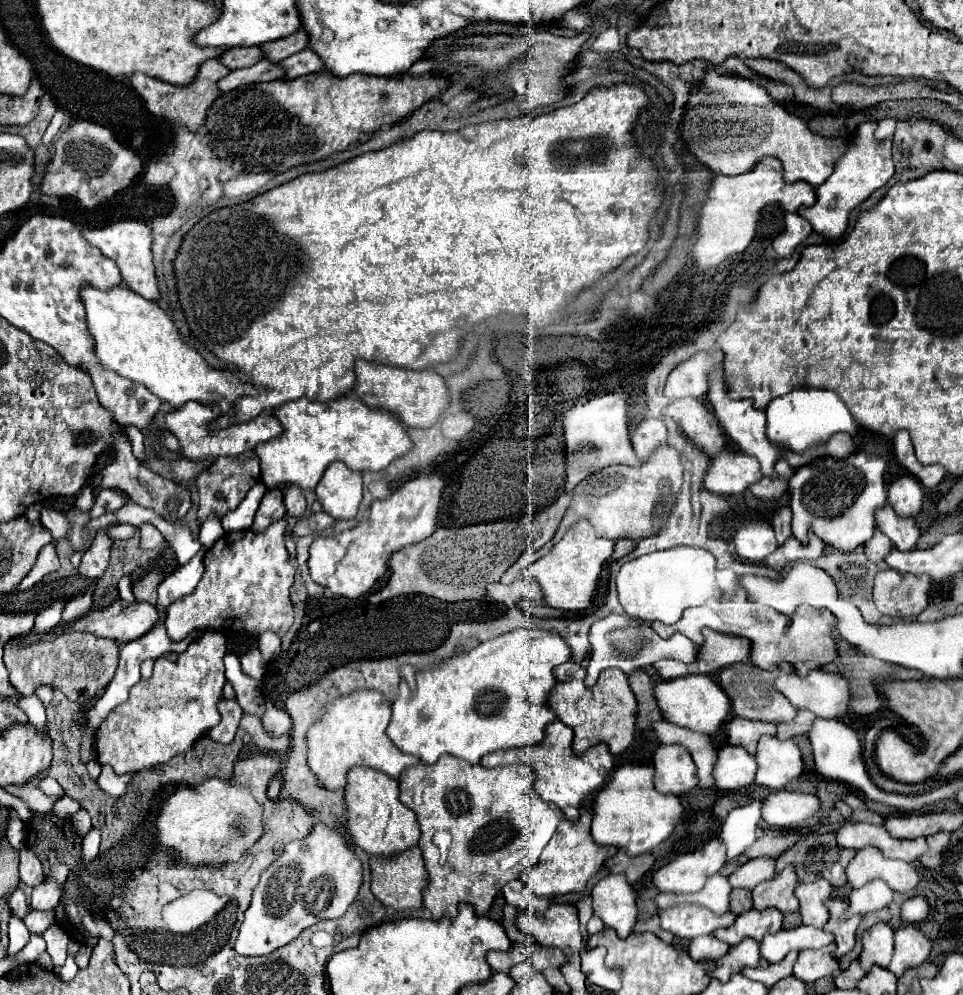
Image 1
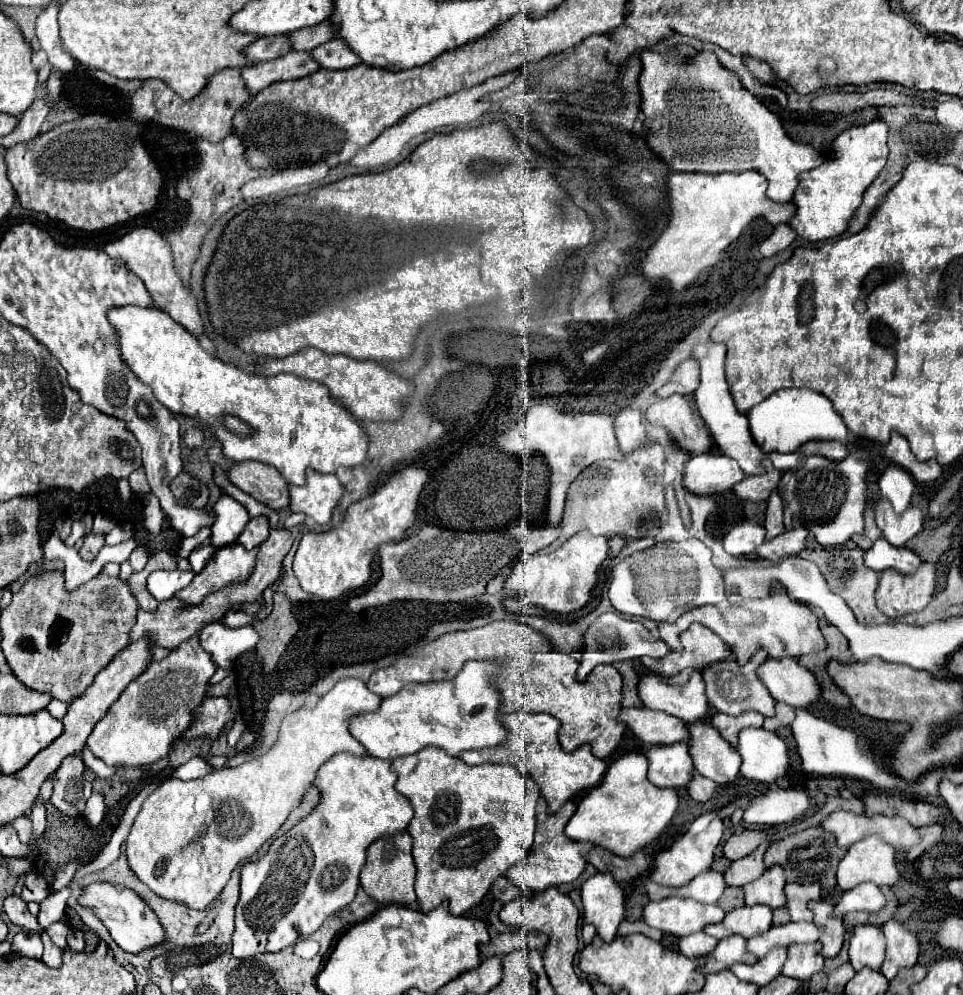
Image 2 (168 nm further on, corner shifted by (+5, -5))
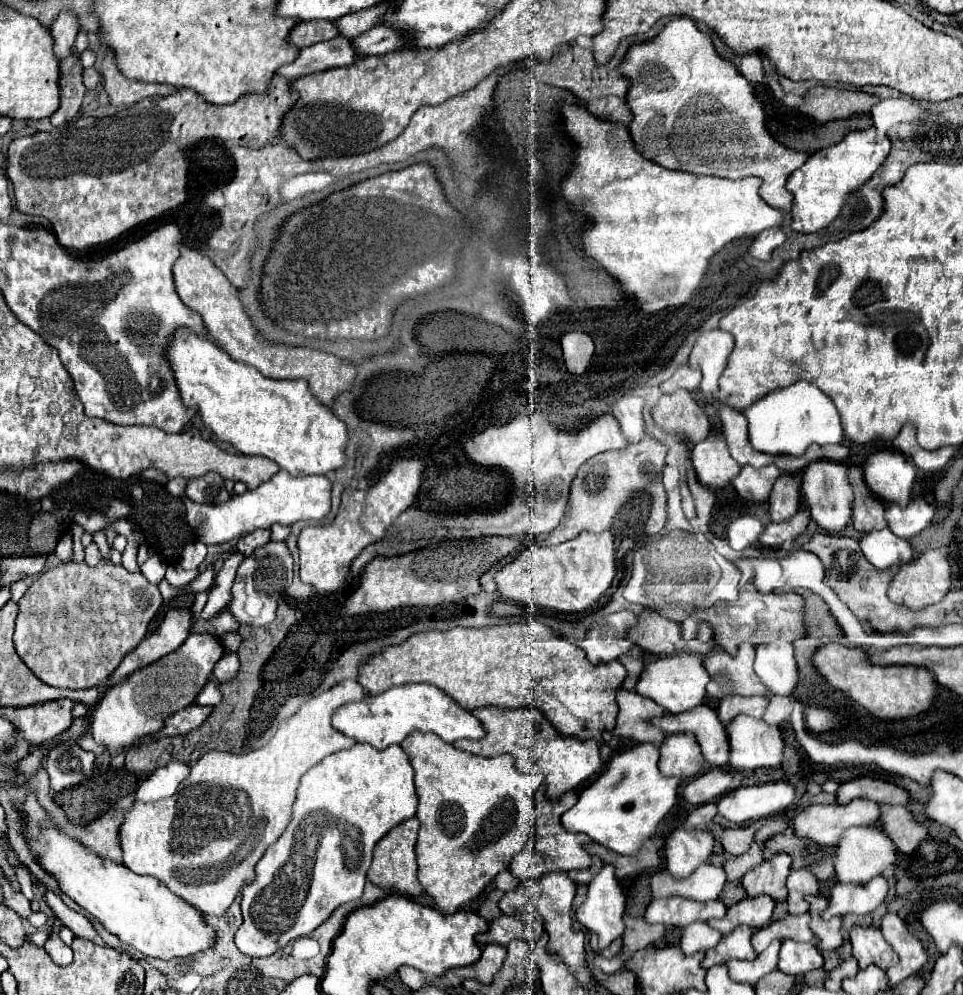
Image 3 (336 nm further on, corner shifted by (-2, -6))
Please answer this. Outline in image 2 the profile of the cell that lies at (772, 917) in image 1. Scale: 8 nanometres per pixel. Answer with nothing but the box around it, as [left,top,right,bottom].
[703,905,771,939]

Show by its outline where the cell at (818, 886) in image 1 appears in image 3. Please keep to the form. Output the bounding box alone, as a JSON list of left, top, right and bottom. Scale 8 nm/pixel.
[788,870,818,914]

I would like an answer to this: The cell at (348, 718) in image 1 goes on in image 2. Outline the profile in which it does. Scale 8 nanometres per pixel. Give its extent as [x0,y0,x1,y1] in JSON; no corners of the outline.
[125,679,381,911]

